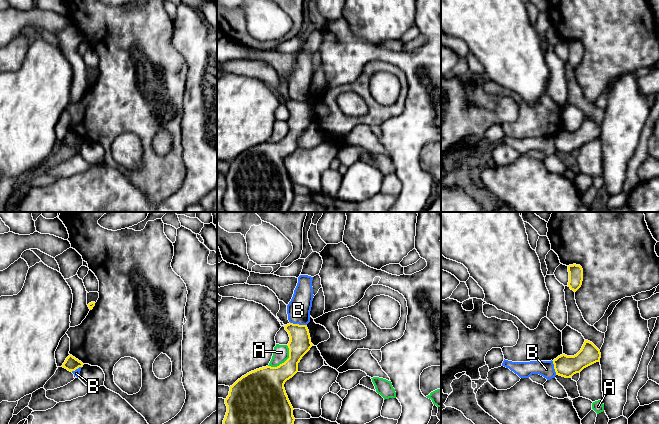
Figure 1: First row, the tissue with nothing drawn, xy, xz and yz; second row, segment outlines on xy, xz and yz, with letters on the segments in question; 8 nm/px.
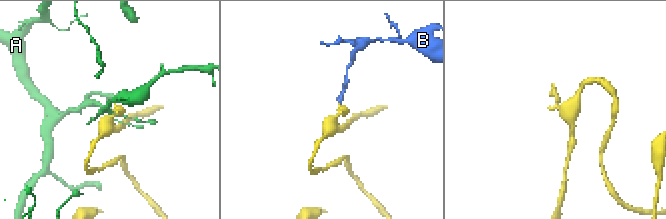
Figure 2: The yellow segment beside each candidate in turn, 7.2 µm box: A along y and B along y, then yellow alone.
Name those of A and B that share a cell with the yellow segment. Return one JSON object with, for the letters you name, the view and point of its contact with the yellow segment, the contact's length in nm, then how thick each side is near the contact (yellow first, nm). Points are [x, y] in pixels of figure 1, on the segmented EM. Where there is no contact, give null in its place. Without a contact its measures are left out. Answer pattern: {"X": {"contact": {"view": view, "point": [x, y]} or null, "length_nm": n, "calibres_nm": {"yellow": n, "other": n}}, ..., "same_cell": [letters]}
{"same_cell": []}

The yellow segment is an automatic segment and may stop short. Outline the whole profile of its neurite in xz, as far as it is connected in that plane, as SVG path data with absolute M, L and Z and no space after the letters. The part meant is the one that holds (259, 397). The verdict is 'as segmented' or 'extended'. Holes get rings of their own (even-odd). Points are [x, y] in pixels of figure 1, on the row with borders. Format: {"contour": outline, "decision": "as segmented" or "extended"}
{"contour": "M289 323L284 326L288 332L289 358L277 367L266 366L247 373L230 386L229 395L225 399L227 412L223 424L294 424L293 407L286 394L284 384L298 372L298 363L313 346L307 325Z", "decision": "as segmented"}

